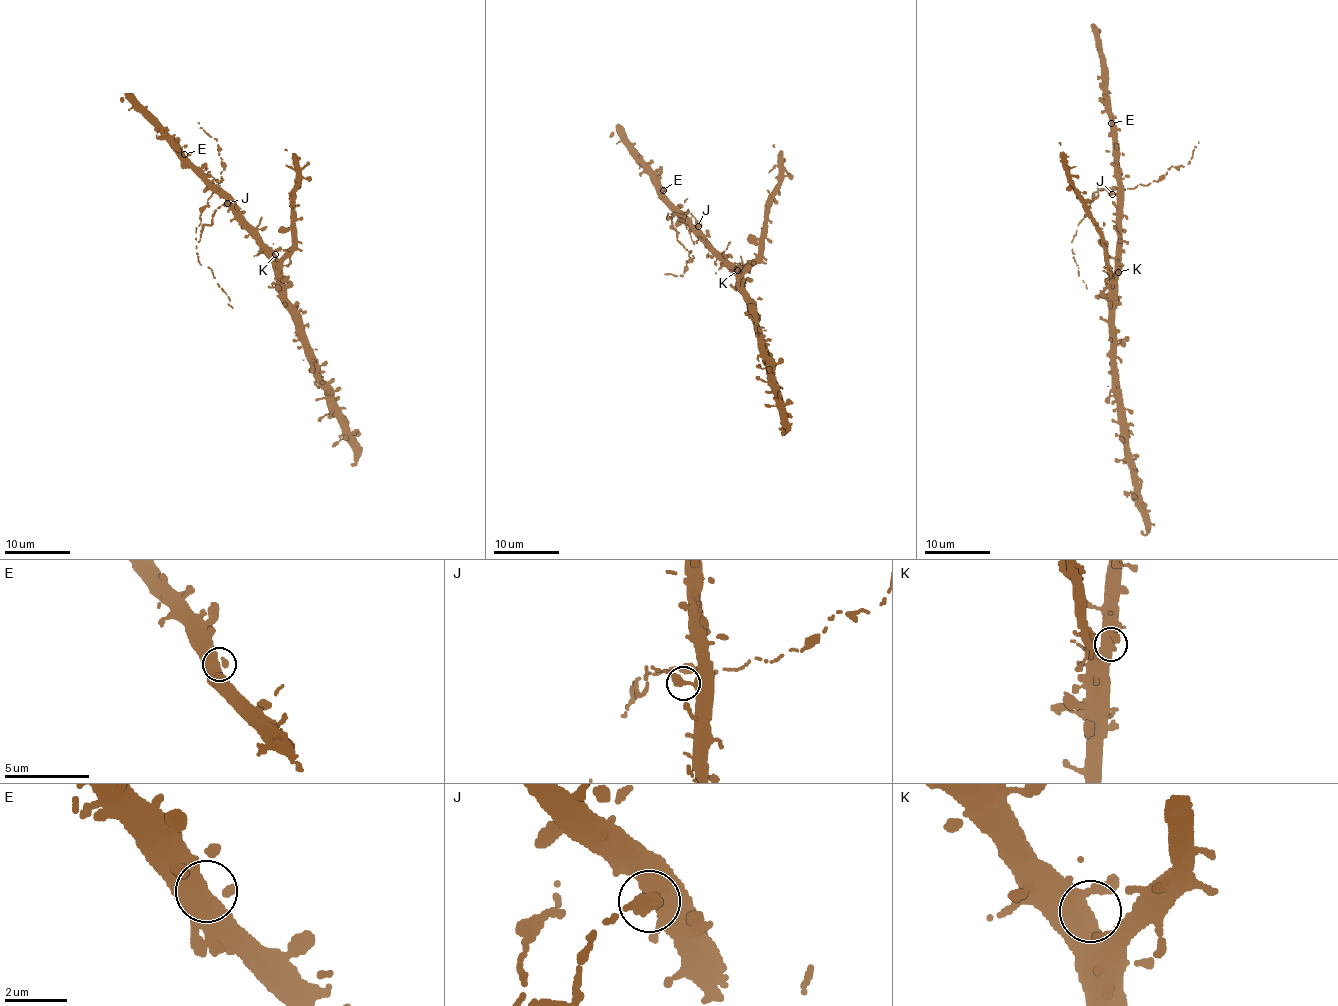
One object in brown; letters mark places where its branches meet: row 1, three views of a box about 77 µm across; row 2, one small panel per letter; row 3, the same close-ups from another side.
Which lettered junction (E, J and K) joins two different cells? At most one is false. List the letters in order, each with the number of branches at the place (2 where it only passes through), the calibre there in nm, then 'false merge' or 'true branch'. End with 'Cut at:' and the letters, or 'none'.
E: branches 2; calibre 460 nm; true branch
J: branches 2; calibre 400 nm; false merge
K: branches 2; calibre 460 nm; true branch
Cut at: J

